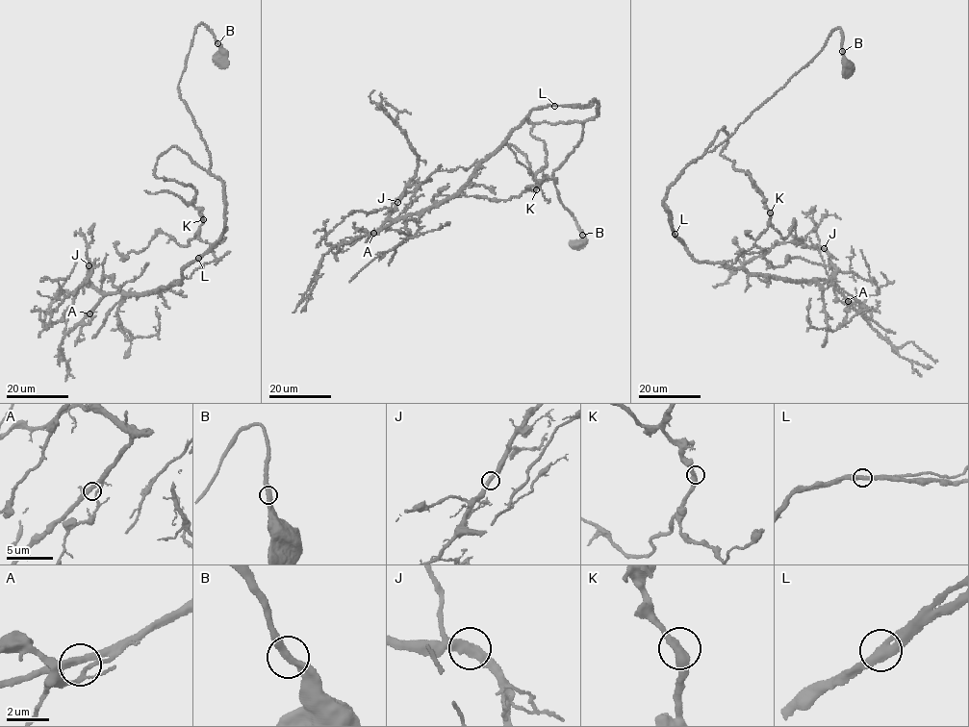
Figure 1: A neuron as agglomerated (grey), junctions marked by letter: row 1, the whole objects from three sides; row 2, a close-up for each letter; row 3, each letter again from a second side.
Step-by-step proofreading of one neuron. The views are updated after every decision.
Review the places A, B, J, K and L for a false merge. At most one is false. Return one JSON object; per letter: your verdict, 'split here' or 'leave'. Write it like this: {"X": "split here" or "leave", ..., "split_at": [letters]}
{"A": "leave", "B": "leave", "J": "leave", "K": "leave", "L": "leave", "split_at": []}

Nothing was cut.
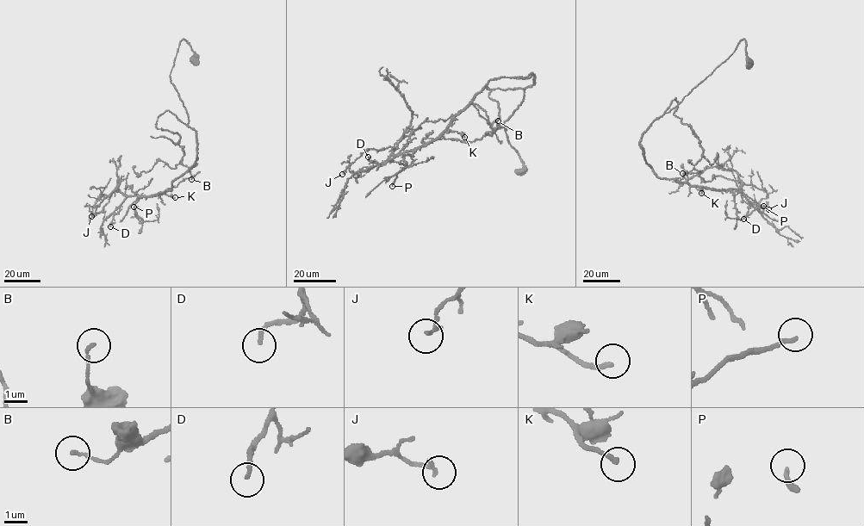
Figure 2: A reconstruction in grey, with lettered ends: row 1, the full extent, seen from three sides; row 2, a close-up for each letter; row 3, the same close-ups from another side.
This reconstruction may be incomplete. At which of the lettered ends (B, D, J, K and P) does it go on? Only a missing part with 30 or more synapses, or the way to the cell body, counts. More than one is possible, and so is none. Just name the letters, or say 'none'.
none

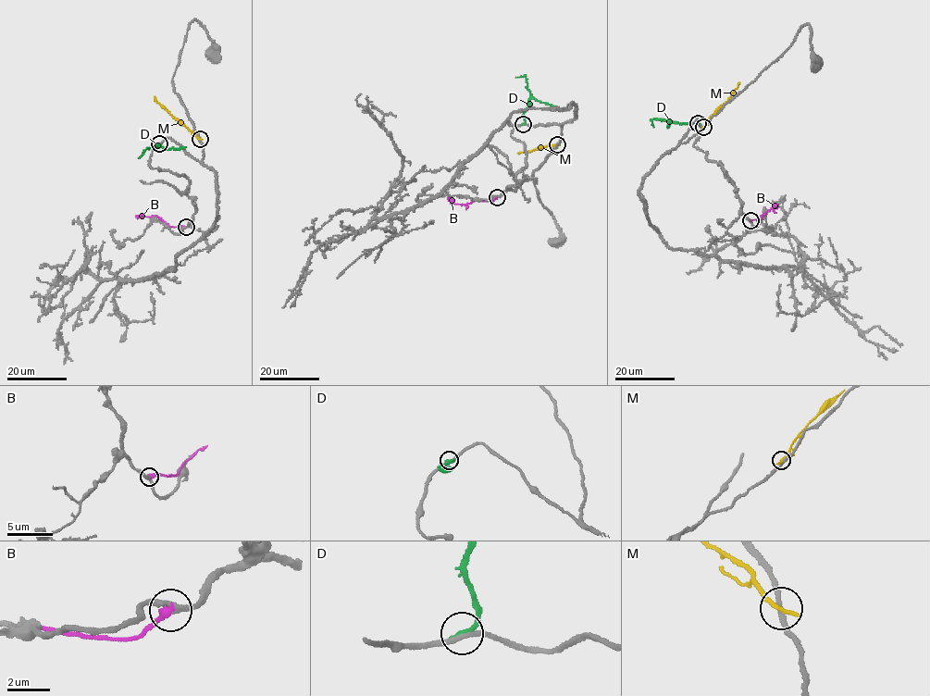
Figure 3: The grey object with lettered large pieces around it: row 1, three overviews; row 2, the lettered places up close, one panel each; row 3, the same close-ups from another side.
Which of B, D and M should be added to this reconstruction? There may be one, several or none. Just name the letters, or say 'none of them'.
B

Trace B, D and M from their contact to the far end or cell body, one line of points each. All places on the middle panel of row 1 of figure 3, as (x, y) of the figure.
B: (496, 196), (491, 201), (473, 200), (465, 205), (453, 204), (447, 197)
D: (522, 124), (530, 93), (526, 78), (515, 77)
M: (557, 144), (518, 154)

